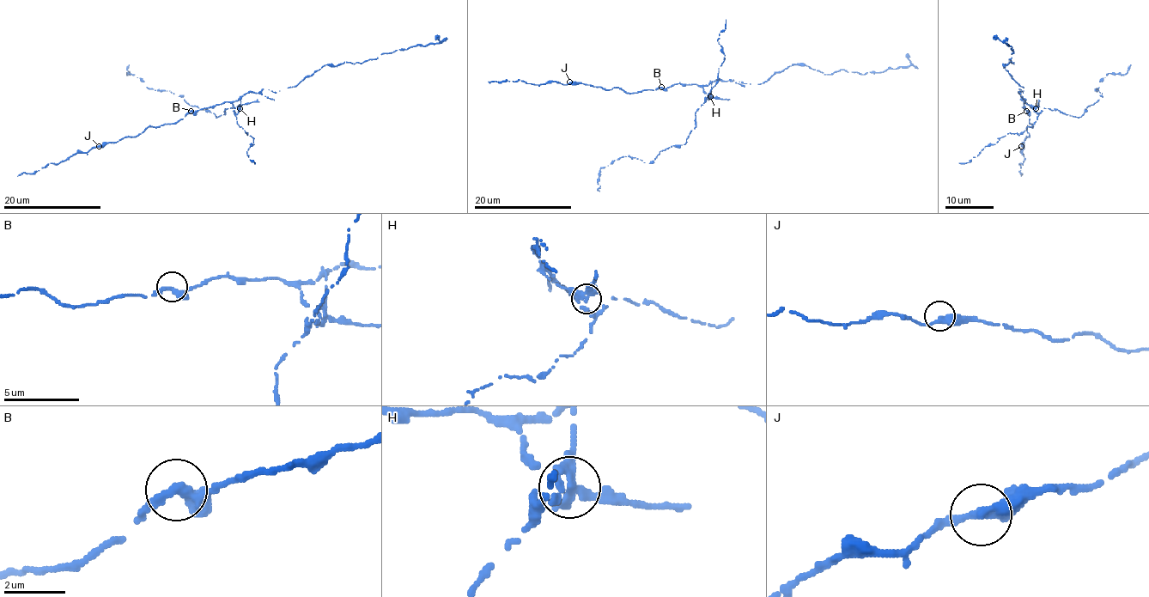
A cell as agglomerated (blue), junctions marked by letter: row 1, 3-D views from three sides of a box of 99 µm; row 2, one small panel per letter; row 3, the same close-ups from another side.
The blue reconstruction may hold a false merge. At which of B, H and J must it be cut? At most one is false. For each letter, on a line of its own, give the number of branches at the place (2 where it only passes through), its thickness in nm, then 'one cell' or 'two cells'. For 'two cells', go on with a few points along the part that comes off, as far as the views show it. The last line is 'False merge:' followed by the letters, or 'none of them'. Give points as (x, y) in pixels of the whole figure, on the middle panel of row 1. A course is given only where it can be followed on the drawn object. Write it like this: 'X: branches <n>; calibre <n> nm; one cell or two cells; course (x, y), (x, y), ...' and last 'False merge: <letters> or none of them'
B: branches 3; calibre 280 nm; one cell
H: branches 3; calibre 280 nm; two cells; course (710, 96), (696, 111), (696, 125), (682, 145), (661, 150), (649, 163), (619, 157), (599, 169), (599, 191)
J: branches 2; calibre 320 nm; one cell
False merge: H

